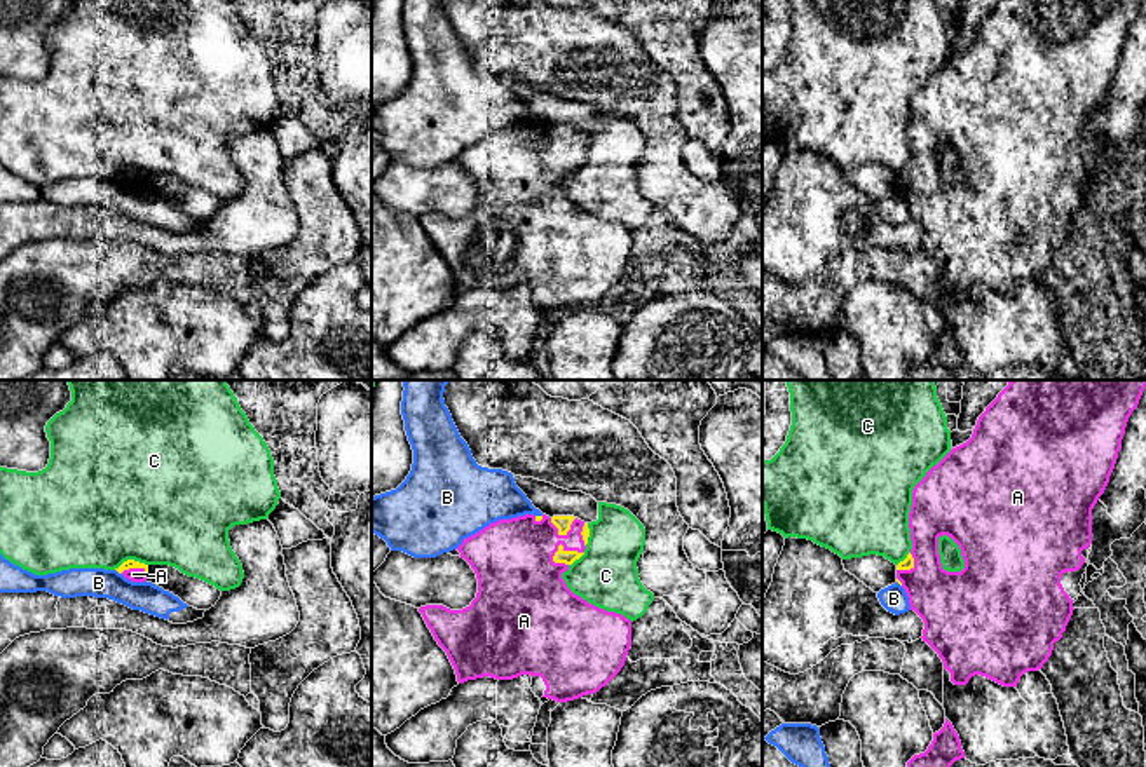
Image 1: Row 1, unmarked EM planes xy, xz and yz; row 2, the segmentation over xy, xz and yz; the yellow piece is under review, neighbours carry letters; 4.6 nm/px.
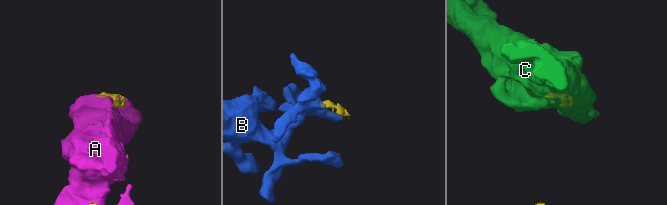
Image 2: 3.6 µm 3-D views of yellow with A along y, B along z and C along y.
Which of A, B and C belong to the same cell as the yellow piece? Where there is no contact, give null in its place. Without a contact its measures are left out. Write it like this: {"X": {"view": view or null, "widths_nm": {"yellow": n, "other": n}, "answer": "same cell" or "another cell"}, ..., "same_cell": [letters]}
{"A": {"view": "xz", "widths_nm": {"yellow": 60, "other": 360}, "answer": "same cell"}, "B": {"view": "xy", "widths_nm": {"yellow": 50, "other": 140}, "answer": "another cell"}, "C": {"view": "xy", "widths_nm": {"yellow": 50, "other": 500}, "answer": "another cell"}, "same_cell": ["A"]}

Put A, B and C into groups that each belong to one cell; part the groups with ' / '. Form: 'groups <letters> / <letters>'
groups A / B / C

